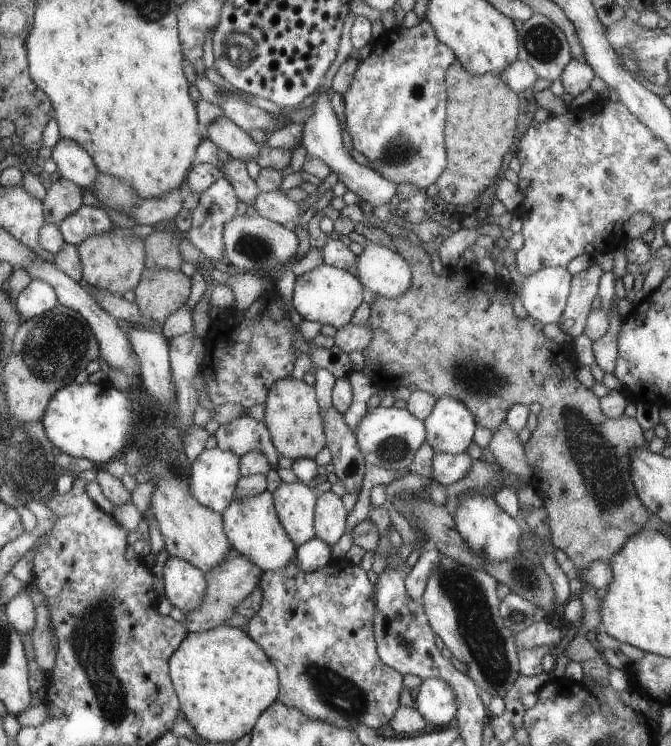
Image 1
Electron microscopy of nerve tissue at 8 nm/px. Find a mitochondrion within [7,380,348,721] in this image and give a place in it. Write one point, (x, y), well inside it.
(171, 464)

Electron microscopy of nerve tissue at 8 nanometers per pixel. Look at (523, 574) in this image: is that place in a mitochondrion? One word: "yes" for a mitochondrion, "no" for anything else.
yes

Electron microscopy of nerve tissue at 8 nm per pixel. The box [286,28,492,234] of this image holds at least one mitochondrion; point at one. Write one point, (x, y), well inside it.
(399, 152)

